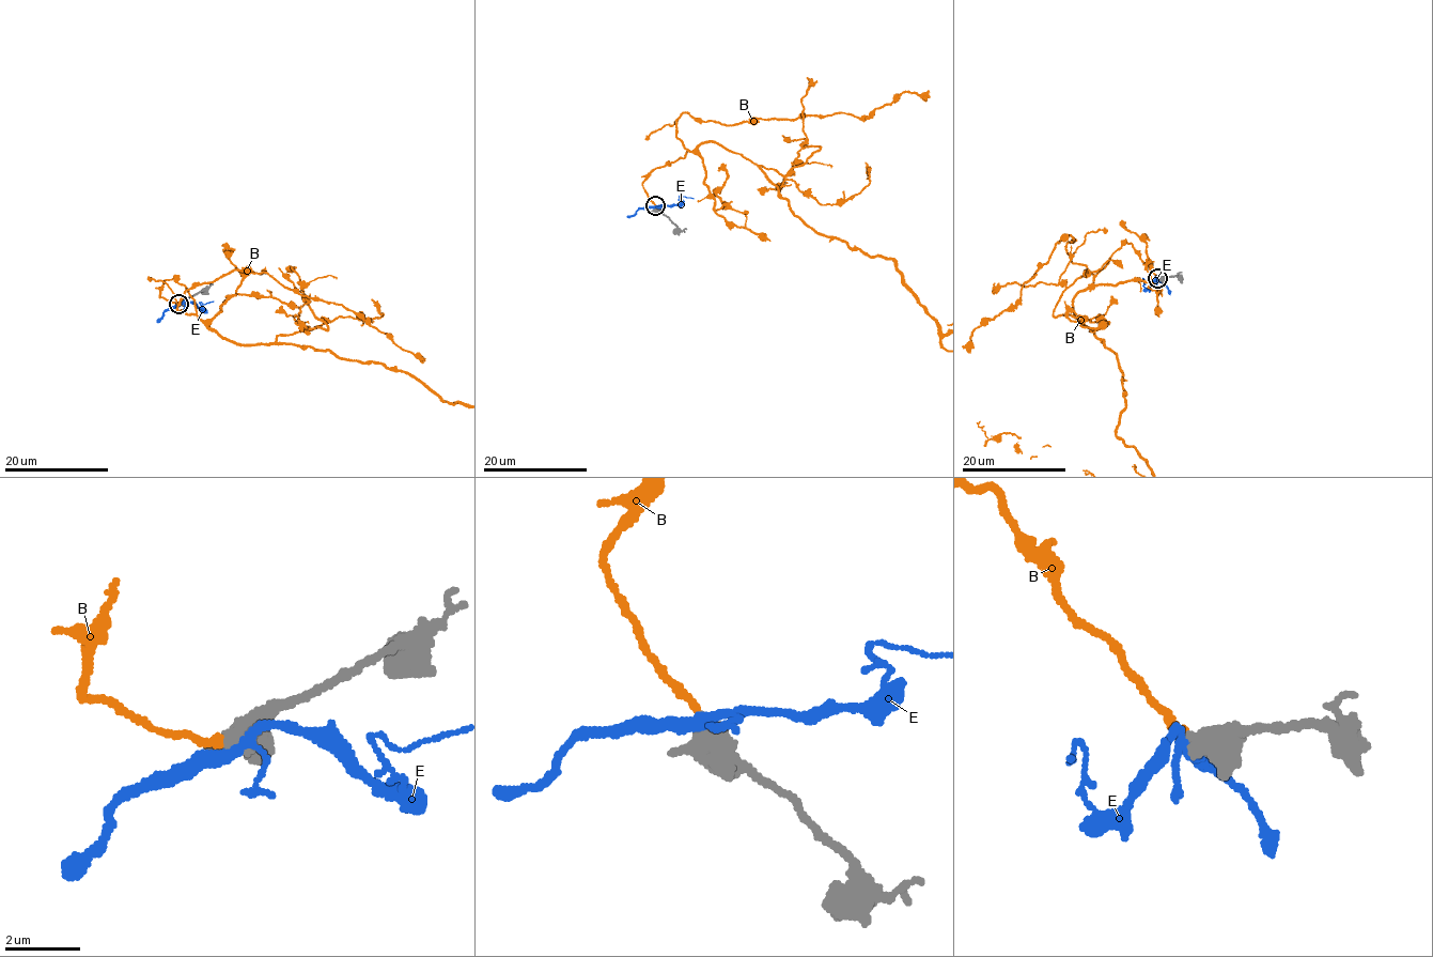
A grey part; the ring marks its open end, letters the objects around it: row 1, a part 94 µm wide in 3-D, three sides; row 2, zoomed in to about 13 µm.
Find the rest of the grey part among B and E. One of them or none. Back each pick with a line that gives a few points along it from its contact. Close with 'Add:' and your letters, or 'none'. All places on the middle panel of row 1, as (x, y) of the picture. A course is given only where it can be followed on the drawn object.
Add: B

